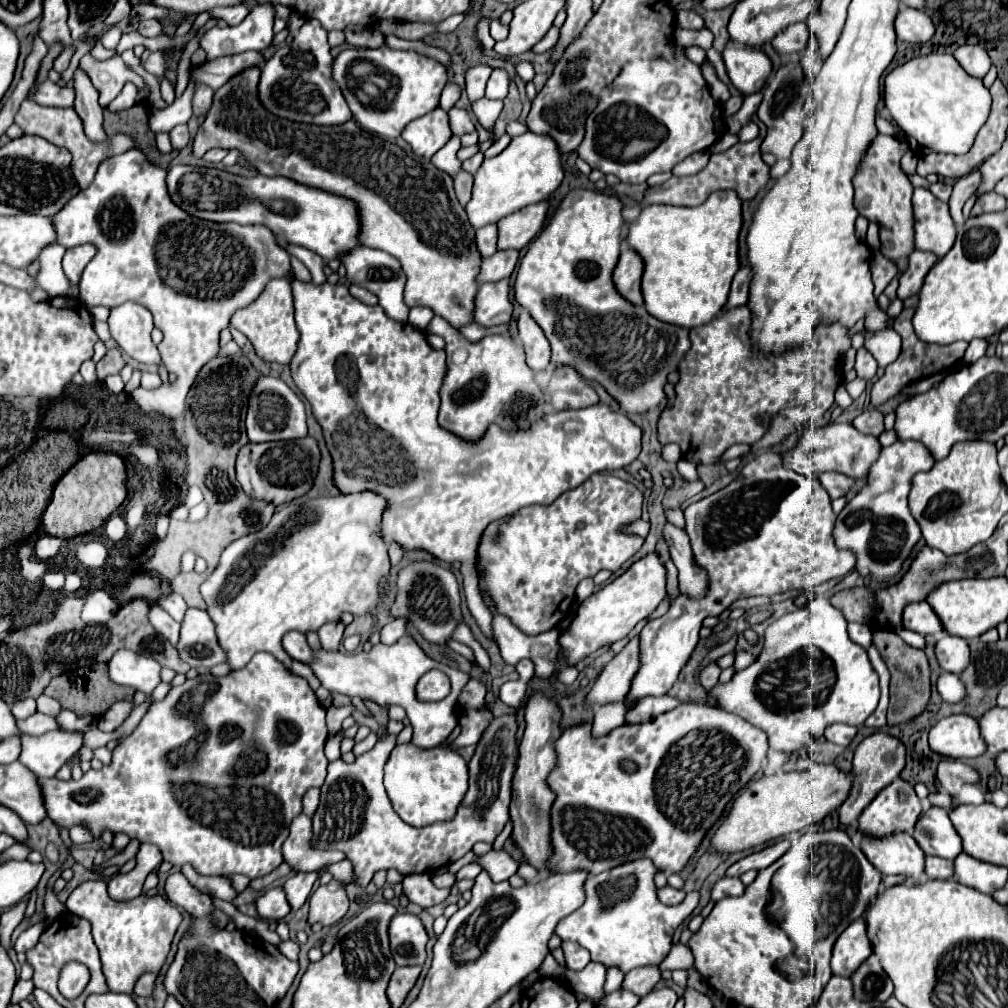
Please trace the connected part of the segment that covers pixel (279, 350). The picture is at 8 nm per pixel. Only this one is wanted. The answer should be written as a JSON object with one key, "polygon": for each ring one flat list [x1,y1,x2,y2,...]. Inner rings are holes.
{"polygon":[[293,274,269,280,269,284,261,292,261,296,255,302,251,302,249,306,245,306,243,310,237,310,231,318,231,326,237,328,239,332,243,332,251,340,251,344,255,346,257,354,267,362,289,364,295,350,297,350,299,332,297,332,295,320,293,320,291,280,293,280]]}

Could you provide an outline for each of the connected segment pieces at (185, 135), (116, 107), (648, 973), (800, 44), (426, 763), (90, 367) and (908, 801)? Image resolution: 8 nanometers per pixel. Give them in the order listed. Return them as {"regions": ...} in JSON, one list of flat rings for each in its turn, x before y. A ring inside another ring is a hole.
{"regions":[[[187,124,175,126,169,134,171,134,171,144,173,144,175,150,181,150,181,148,185,148,189,144,191,136,189,136,189,130,187,130]],[[127,82,127,84,123,86,121,94,109,104,109,110,119,112,119,110,127,110,127,108,131,108,131,106,135,104,135,96,137,96,137,88,135,88,135,84,133,84,133,82]],[[647,966,647,968,633,968,631,972,625,974,623,988,635,992,637,996,649,994,655,984,661,980,661,970,659,966]],[[791,24,791,28,785,28,781,36,775,36,775,40,771,40,771,46,777,52,803,52,809,40,811,34,807,24]],[[397,744,387,758,385,790,393,810,409,826,429,826,451,820,467,792,467,762,447,746,421,750,415,744]],[[87,360,87,362,83,362,83,364,81,364,81,370,79,370,79,374,83,376,83,380,85,380,87,384,93,384,93,382,97,380,97,374,95,374,95,362,93,362,93,360]],[[895,778,863,810,859,818,859,832,869,832,869,836,879,838,897,830,913,832,919,814,921,800,917,798,913,786,901,778]]]}

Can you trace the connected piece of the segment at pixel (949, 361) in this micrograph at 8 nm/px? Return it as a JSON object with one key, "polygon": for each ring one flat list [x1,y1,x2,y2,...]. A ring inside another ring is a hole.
{"polygon":[[905,308,897,318,895,318,895,332,903,338,903,348,901,348,901,354,899,358,889,364,885,368,885,376,879,378,873,388,871,388,871,404,873,406,879,406,883,402,887,402,889,398,893,398,903,386,915,382,915,380,921,380,921,378,927,378,927,376,933,376,933,374,939,374,939,372,945,372,949,368,953,368,961,358,963,358,963,352,967,348,967,342,953,342,949,346,939,346,939,344,927,344,927,342,921,342,915,332,913,332,913,326,911,326,911,318,913,318,913,308]]}

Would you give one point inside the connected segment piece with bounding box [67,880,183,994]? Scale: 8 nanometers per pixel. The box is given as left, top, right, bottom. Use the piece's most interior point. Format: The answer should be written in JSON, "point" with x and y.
{"point":[134,936]}

